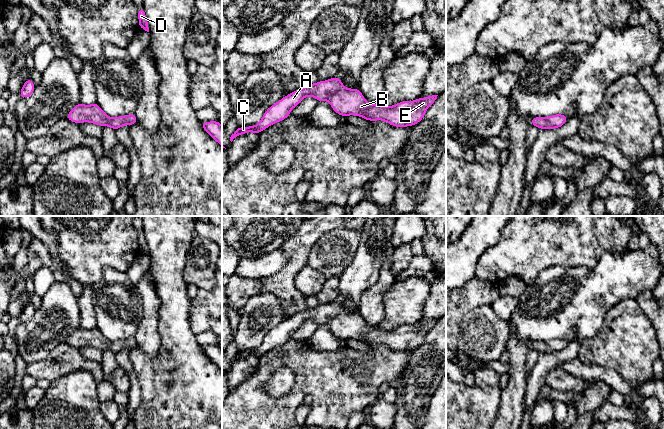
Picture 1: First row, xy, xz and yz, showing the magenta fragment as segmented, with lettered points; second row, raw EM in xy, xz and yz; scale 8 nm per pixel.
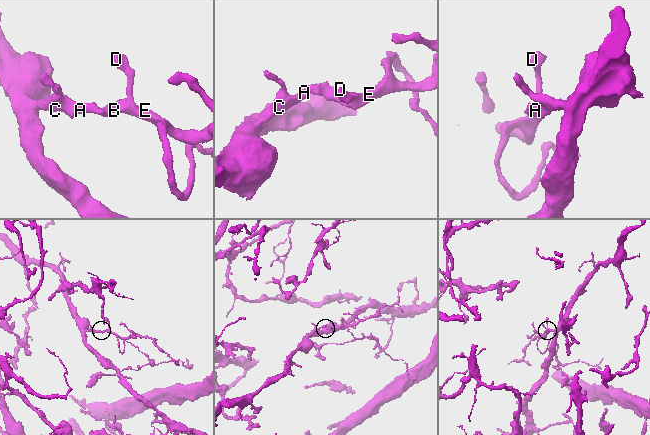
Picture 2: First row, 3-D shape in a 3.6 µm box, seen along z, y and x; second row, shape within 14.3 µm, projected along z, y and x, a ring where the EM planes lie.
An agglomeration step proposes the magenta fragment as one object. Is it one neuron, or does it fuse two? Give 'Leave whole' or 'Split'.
Leave whole

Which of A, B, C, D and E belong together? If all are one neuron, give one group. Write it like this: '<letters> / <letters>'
A B C D E

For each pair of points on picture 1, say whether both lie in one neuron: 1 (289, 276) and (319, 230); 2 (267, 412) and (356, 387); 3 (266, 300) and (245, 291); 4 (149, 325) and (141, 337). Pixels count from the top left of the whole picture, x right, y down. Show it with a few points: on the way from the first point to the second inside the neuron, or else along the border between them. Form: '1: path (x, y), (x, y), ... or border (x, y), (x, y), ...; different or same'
1: path (293, 264), (296, 260), (296, 252), (307, 241); same
2: path (289, 402), (304, 387), (334, 387); same
3: border (257, 292), (242, 307); different
4: path (148, 328), (144, 334); same

